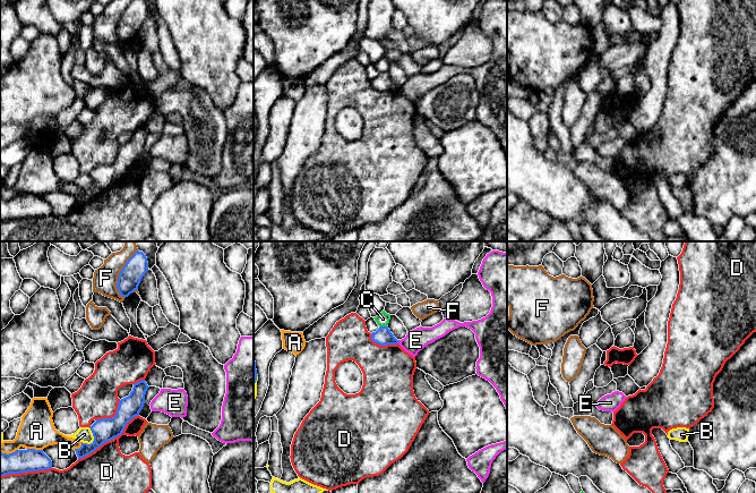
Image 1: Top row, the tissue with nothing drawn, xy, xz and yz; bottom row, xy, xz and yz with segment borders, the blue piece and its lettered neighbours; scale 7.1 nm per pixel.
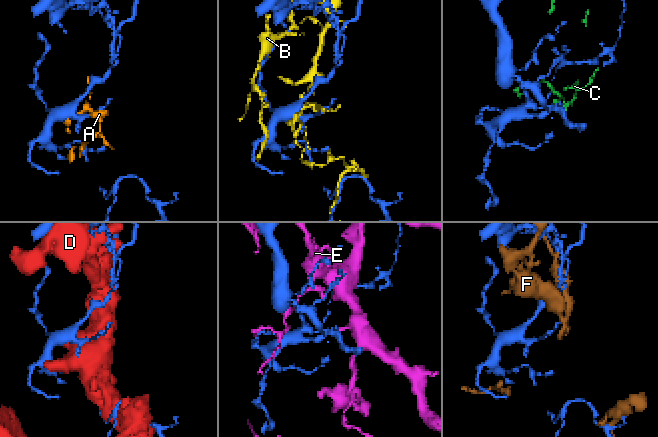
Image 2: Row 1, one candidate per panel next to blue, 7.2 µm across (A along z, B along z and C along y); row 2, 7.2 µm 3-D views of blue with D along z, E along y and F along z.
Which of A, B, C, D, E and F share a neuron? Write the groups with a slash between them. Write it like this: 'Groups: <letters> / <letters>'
Groups: A / B / C / D / E / F

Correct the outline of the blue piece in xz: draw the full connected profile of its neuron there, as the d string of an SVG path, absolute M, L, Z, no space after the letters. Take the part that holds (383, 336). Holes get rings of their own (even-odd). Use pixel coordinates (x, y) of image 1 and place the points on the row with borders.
M380 326L376 332L372 332L371 340L380 346L397 345L400 341L394 337L388 326Z

